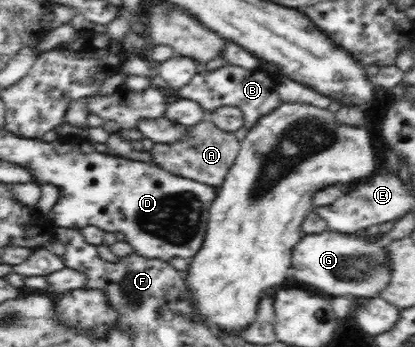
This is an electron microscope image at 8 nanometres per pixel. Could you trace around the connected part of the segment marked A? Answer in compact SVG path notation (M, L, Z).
M200 120L199 123L185 127L185 133L179 140L171 143L154 143L150 150L152 163L161 166L178 176L186 176L187 179L199 180L199 183L213 186L217 189L223 183L225 176L231 169L239 153L241 142L230 131L223 131L211 120Z

